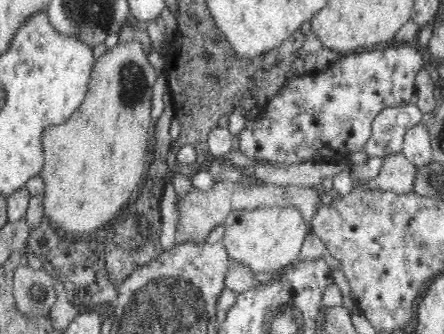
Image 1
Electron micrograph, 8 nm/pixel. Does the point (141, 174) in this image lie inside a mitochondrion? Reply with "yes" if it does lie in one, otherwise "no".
no

